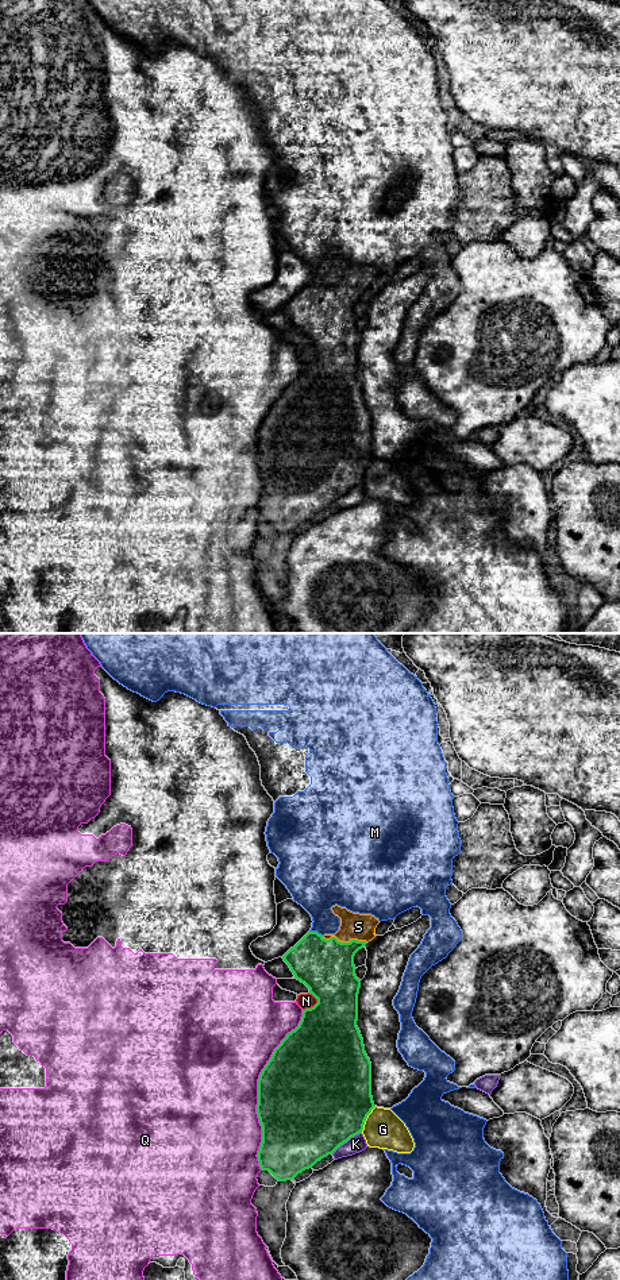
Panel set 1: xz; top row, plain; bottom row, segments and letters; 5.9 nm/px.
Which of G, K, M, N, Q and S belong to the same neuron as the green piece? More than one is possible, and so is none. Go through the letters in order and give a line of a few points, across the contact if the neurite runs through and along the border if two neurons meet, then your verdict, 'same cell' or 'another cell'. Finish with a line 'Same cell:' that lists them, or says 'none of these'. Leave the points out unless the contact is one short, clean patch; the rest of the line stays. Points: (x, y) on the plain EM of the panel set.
G: line xz (376, 458), (368, 467), (361, 484); another cell
K: another cell
M: another cell
N: another cell
Q: another cell
S: line xz (326, 319), (328, 311), (345, 295), (358, 278); same cell
Same cell: S

